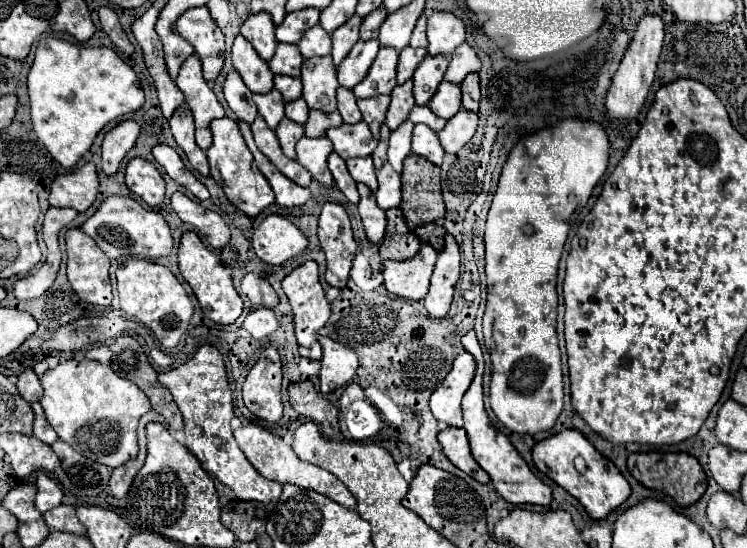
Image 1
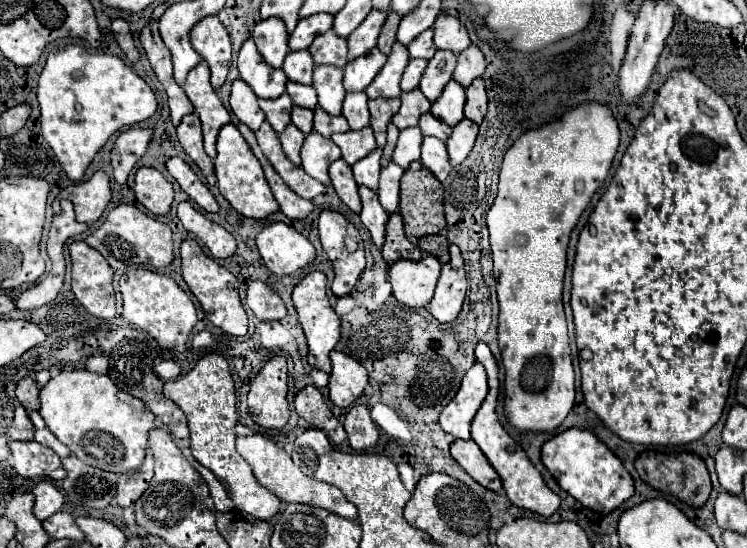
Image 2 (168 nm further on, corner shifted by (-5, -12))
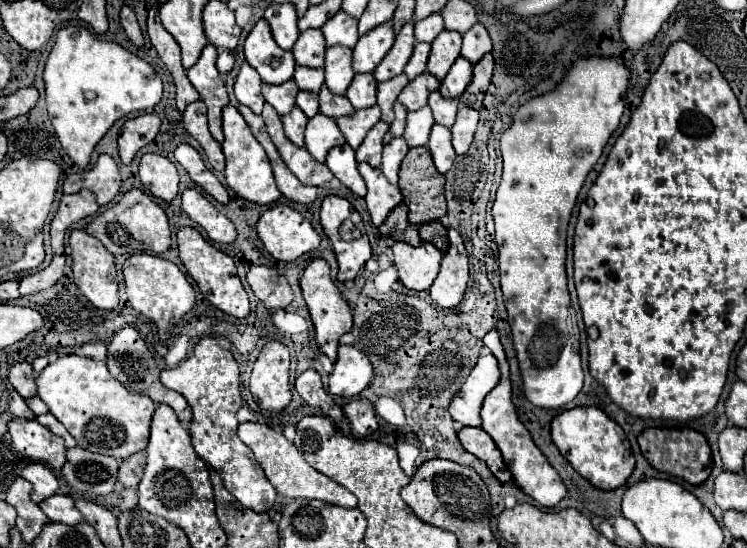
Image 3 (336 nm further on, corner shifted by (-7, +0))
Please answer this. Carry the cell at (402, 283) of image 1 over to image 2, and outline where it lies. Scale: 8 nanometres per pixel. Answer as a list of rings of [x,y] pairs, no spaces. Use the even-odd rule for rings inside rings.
[[[426,256],[418,262],[398,260],[390,266],[390,284],[394,298],[410,308],[426,306],[440,276],[440,262],[434,256]]]

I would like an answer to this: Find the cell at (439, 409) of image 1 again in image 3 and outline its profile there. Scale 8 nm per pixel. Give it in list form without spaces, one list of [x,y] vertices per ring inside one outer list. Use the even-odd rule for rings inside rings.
[[[484,352],[476,366],[472,368],[470,376],[462,384],[460,392],[452,398],[450,402],[450,416],[460,422],[462,426],[480,426],[480,408],[484,396],[498,384],[500,372],[498,372],[498,362],[492,354]]]

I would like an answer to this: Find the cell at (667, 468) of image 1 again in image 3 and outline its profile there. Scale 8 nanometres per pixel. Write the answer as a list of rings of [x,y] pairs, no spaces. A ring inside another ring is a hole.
[[[650,428],[644,430],[638,436],[638,444],[640,450],[644,454],[644,458],[650,462],[650,466],[654,466],[658,472],[666,472],[670,476],[682,478],[688,484],[702,484],[712,470],[712,450],[708,446],[708,440],[690,428],[682,428],[682,430],[668,430],[668,428]]]

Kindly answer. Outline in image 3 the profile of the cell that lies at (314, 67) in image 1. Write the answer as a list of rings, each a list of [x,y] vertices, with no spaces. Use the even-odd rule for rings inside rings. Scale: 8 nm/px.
[[[334,46],[326,50],[326,64],[324,64],[326,86],[336,96],[344,96],[346,88],[354,78],[354,70],[350,68],[350,56],[352,56],[352,48]]]

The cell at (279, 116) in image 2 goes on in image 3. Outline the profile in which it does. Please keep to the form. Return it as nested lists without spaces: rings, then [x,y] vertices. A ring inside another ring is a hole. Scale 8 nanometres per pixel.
[[[288,80],[284,84],[272,86],[272,84],[262,84],[262,96],[264,100],[274,106],[274,110],[284,116],[286,112],[290,112],[294,108],[294,100],[298,94],[298,86],[294,84],[294,80]]]

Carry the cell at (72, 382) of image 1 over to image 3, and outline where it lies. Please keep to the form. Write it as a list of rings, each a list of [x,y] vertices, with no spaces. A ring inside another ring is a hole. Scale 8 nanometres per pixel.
[[[62,356],[56,362],[50,362],[40,376],[36,378],[38,384],[38,396],[50,412],[64,424],[64,428],[74,436],[80,448],[96,454],[106,454],[118,460],[124,460],[148,446],[150,436],[150,420],[154,414],[154,402],[144,394],[132,394],[128,392],[106,368],[104,362],[92,360],[92,358],[80,358],[80,356]]]

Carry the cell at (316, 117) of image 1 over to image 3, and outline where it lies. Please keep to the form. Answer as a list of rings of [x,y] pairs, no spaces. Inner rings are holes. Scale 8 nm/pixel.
[[[326,86],[320,88],[318,96],[320,96],[320,114],[324,114],[332,120],[354,112],[354,106],[350,104],[350,100],[346,100],[346,96],[334,96],[334,94],[330,94],[330,90]]]

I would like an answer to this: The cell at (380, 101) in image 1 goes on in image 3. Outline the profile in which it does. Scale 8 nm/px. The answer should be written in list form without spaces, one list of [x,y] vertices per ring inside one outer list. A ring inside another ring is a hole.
[[[400,74],[388,82],[378,84],[378,106],[382,110],[382,122],[390,124],[394,120],[394,112],[392,112],[392,104],[396,102],[398,94],[402,92],[402,88],[408,84],[406,74]]]

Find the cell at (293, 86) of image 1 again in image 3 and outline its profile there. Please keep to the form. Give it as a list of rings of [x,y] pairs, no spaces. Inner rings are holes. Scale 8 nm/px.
[[[296,66],[294,82],[298,84],[300,90],[306,90],[306,92],[318,92],[320,86],[324,84],[324,72],[322,72],[322,68],[320,68],[320,70],[314,70],[314,68],[302,68],[302,66]]]

